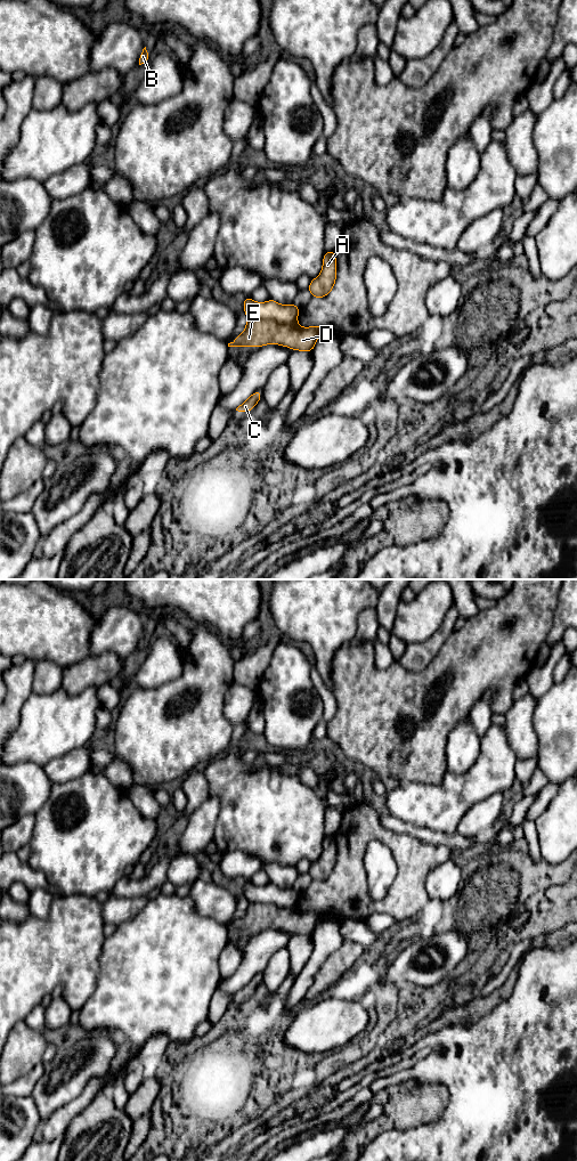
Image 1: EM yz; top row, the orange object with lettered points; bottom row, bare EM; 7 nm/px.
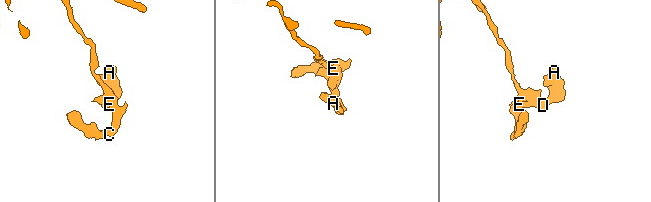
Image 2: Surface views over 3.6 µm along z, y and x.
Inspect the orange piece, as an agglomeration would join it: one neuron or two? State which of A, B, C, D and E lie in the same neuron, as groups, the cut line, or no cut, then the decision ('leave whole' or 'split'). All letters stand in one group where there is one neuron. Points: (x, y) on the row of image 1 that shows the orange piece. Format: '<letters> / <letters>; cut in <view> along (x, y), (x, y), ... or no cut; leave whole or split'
A C D E / B; cut in yz along (249, 316), (273, 319), (278, 323), (295, 322); split

